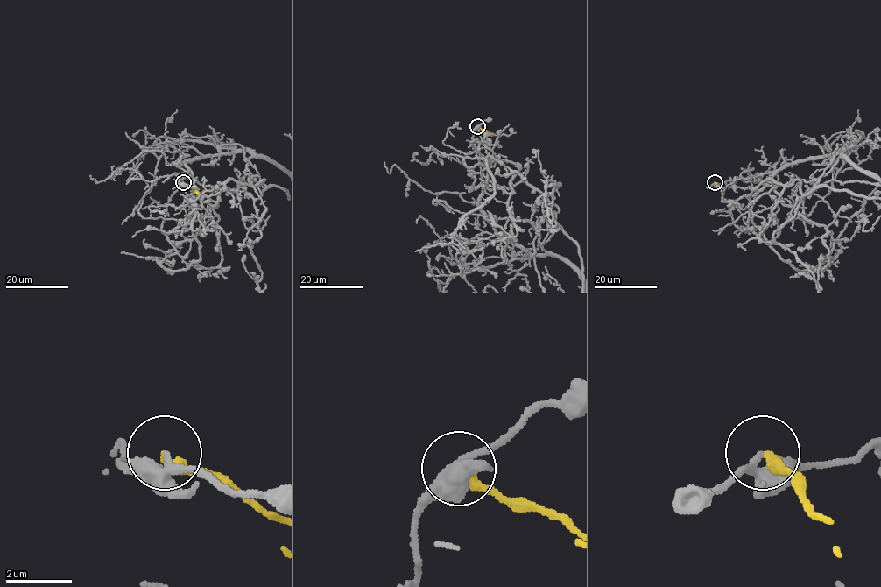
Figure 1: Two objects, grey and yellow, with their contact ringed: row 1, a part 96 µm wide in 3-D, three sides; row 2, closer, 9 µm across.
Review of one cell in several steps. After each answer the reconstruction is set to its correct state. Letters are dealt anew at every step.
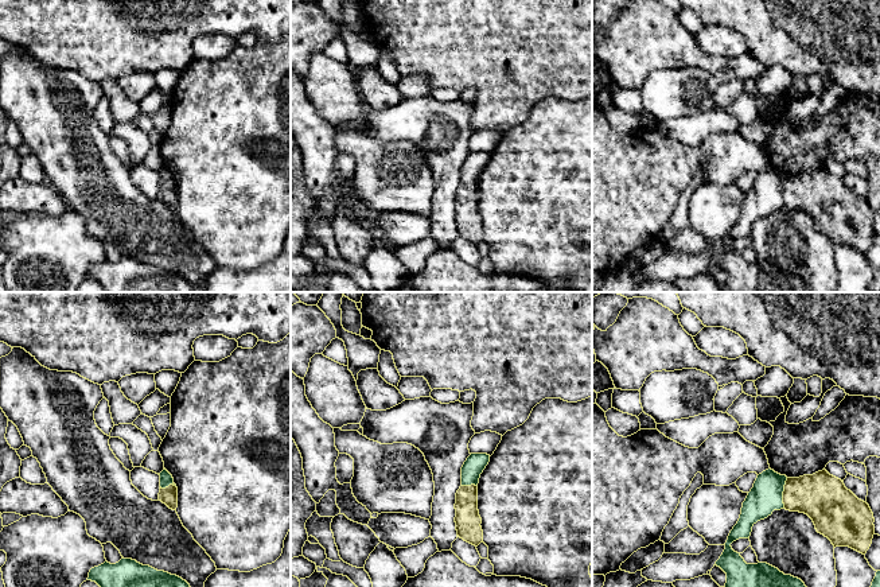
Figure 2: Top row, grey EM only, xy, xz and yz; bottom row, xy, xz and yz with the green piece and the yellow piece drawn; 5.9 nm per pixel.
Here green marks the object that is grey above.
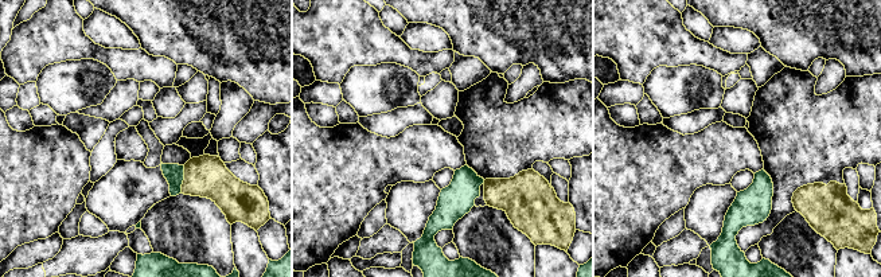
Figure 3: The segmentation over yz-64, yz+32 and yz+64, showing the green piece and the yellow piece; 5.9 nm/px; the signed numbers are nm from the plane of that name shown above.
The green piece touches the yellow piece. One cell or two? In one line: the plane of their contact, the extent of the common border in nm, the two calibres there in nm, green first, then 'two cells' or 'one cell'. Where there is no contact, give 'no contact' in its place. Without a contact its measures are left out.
yz | 190 nm | 200/280 nm | one cell

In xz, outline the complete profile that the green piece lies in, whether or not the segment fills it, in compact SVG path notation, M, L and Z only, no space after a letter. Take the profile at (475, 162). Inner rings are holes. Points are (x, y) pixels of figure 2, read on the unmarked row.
M471 152L462 166L462 184L456 191L456 229L464 240L478 245L483 241L482 217L478 209L478 182L490 160L487 152Z

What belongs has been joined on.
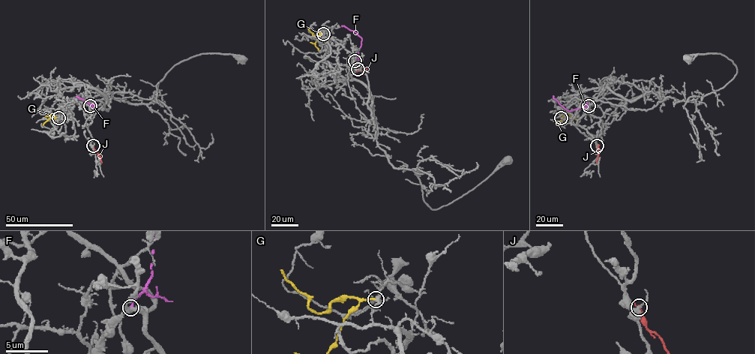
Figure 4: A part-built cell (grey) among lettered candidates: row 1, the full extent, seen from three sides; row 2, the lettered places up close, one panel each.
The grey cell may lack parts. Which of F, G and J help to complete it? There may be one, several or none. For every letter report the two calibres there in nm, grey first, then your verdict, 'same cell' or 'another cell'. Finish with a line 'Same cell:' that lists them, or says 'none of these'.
F: calibres 380 and 180 nm; another cell
G: calibres 200 and 200 nm; another cell
J: calibres 360 and 180 nm; another cell
Same cell: none of these

